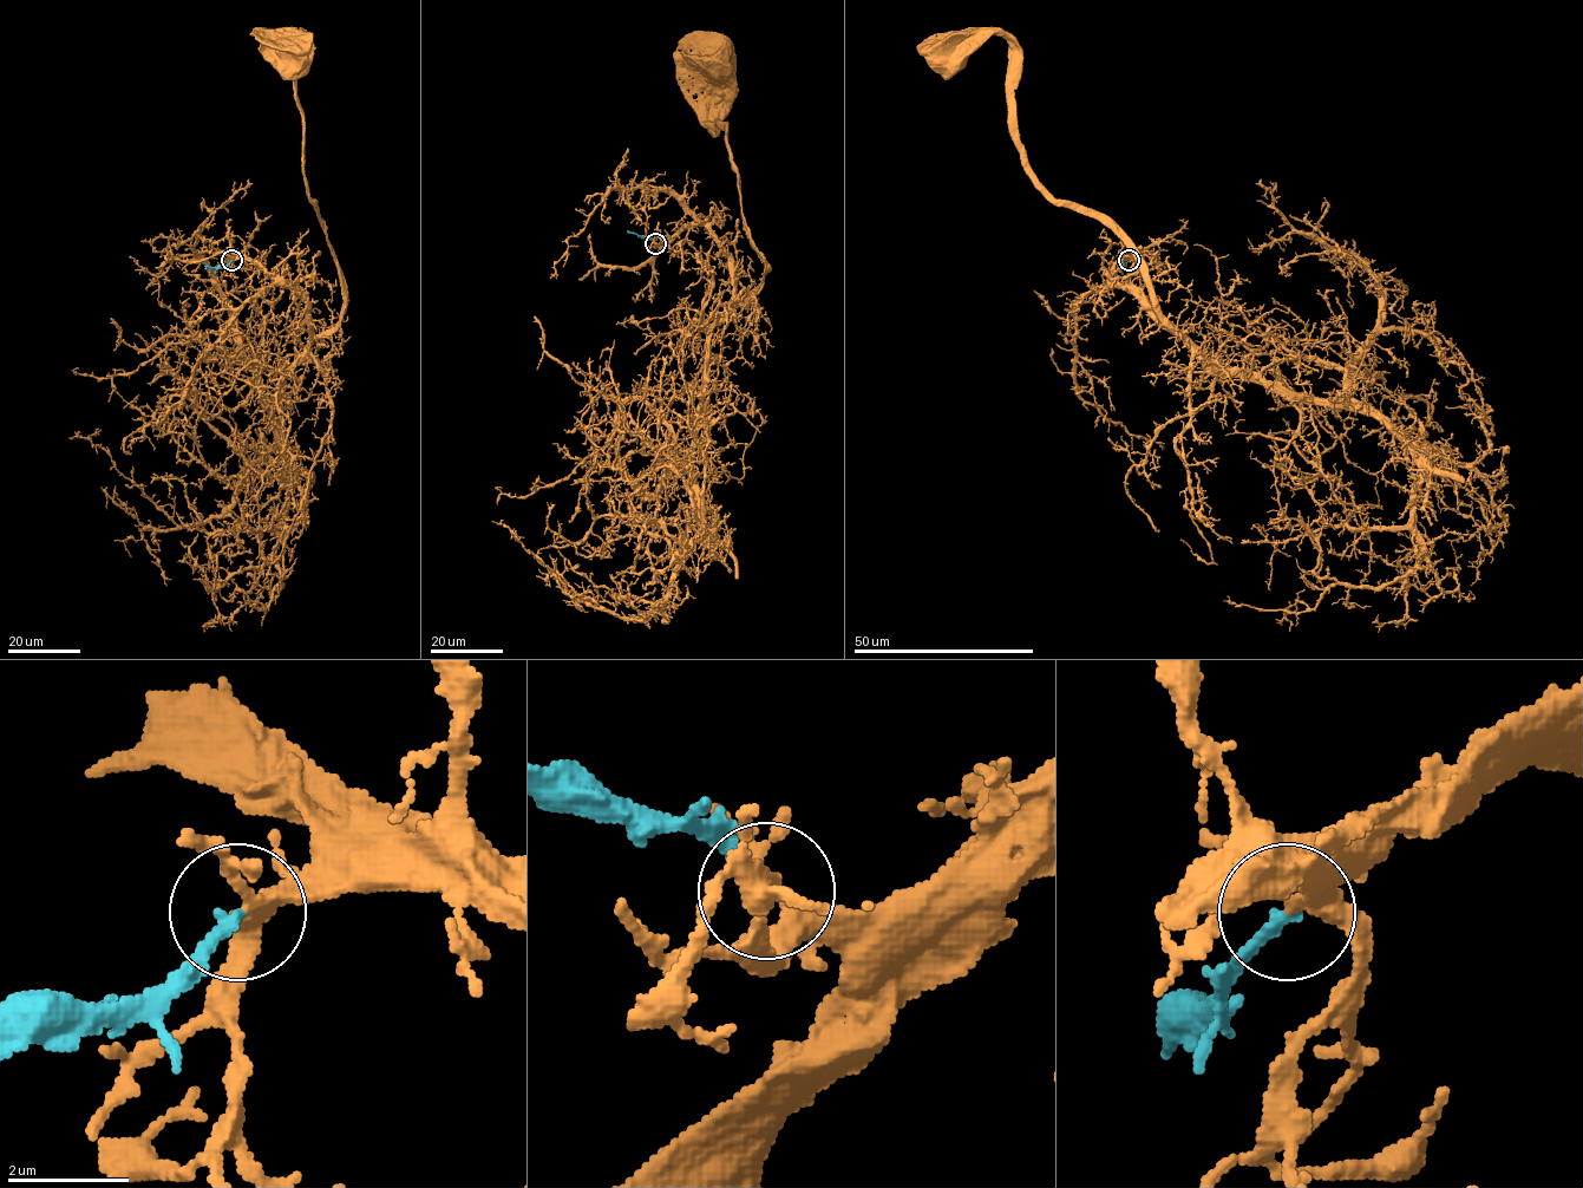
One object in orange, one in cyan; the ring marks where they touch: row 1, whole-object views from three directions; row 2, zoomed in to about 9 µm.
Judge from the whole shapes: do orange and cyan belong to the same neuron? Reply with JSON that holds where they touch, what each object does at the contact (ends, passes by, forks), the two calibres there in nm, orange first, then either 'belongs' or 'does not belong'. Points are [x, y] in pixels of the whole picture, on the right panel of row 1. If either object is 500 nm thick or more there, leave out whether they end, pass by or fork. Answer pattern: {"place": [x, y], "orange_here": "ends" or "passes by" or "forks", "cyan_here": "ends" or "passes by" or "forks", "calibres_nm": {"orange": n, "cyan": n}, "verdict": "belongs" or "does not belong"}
{"place": [1129, 260], "orange_here": "forks", "cyan_here": "ends", "calibres_nm": {"orange": 240, "cyan": 240}, "verdict": "belongs"}

